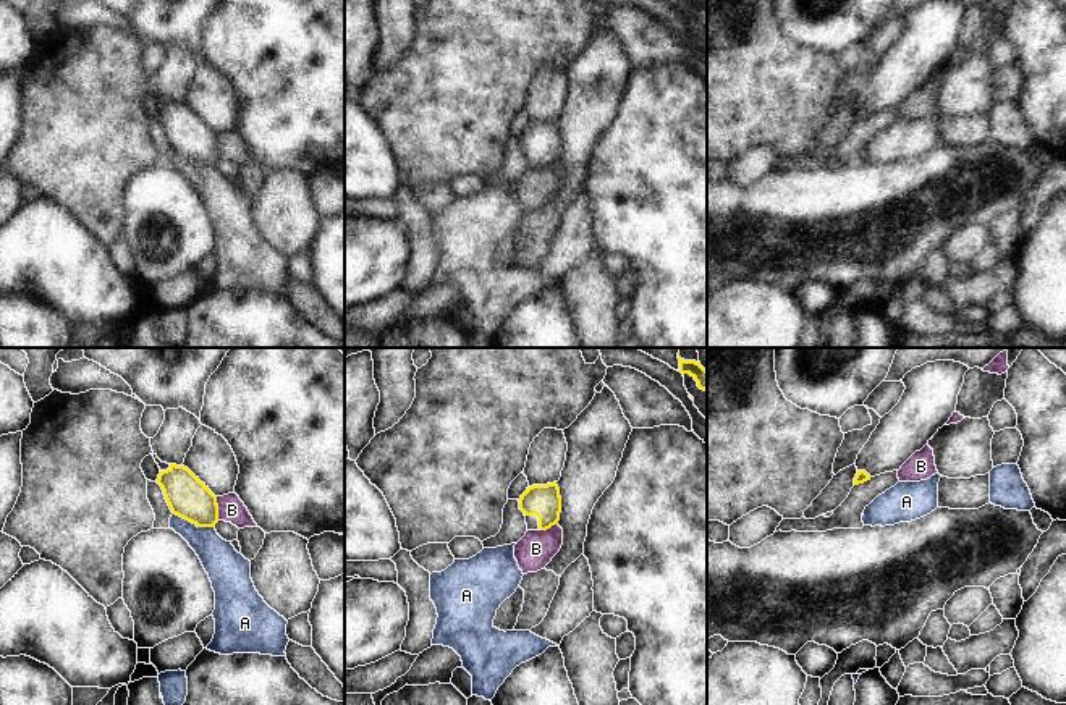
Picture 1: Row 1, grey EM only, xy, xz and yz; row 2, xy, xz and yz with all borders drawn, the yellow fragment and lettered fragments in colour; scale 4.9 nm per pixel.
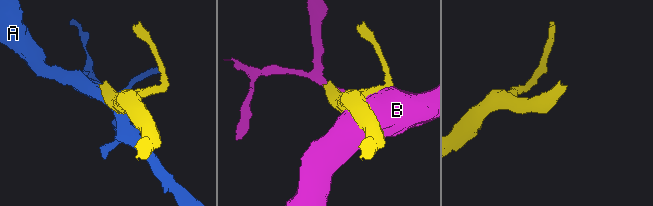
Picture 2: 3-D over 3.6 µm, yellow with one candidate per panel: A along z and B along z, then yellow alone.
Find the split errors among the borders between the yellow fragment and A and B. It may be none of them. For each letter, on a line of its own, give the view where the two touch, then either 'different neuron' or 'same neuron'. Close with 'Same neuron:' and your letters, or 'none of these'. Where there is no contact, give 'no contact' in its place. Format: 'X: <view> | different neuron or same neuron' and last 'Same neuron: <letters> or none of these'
A: xy | different neuron
B: xy | different neuron
Same neuron: none of these

